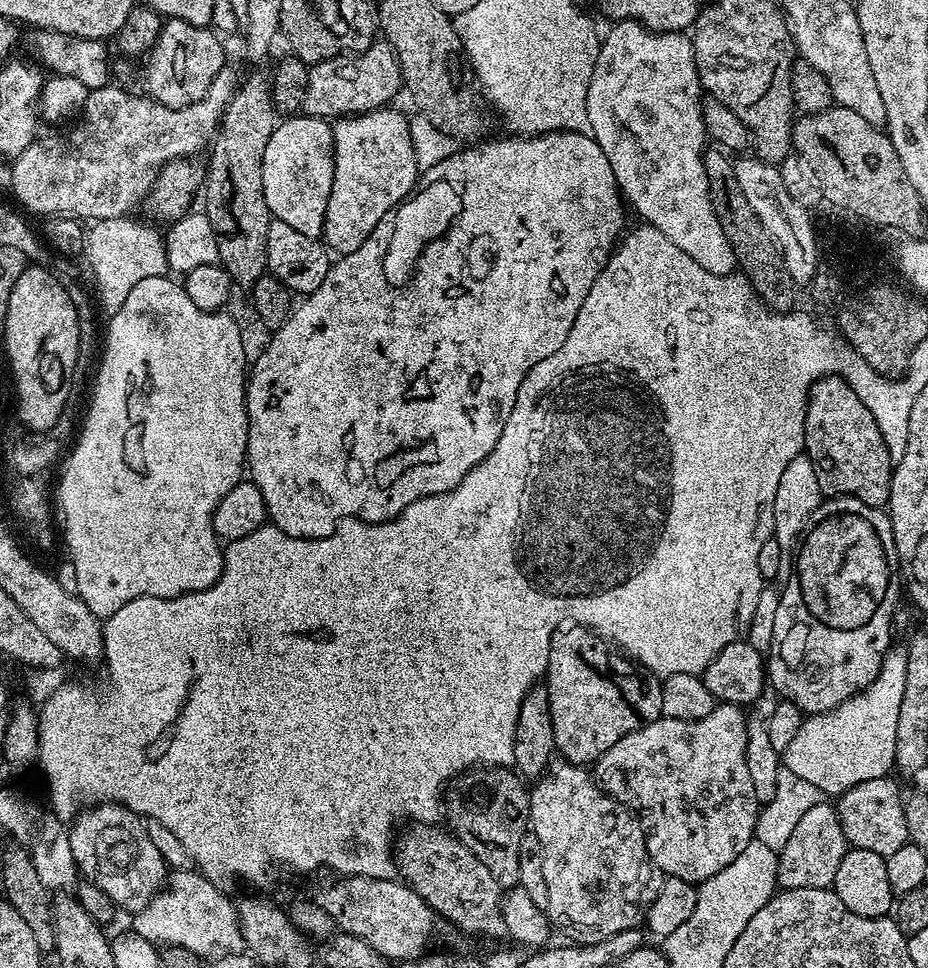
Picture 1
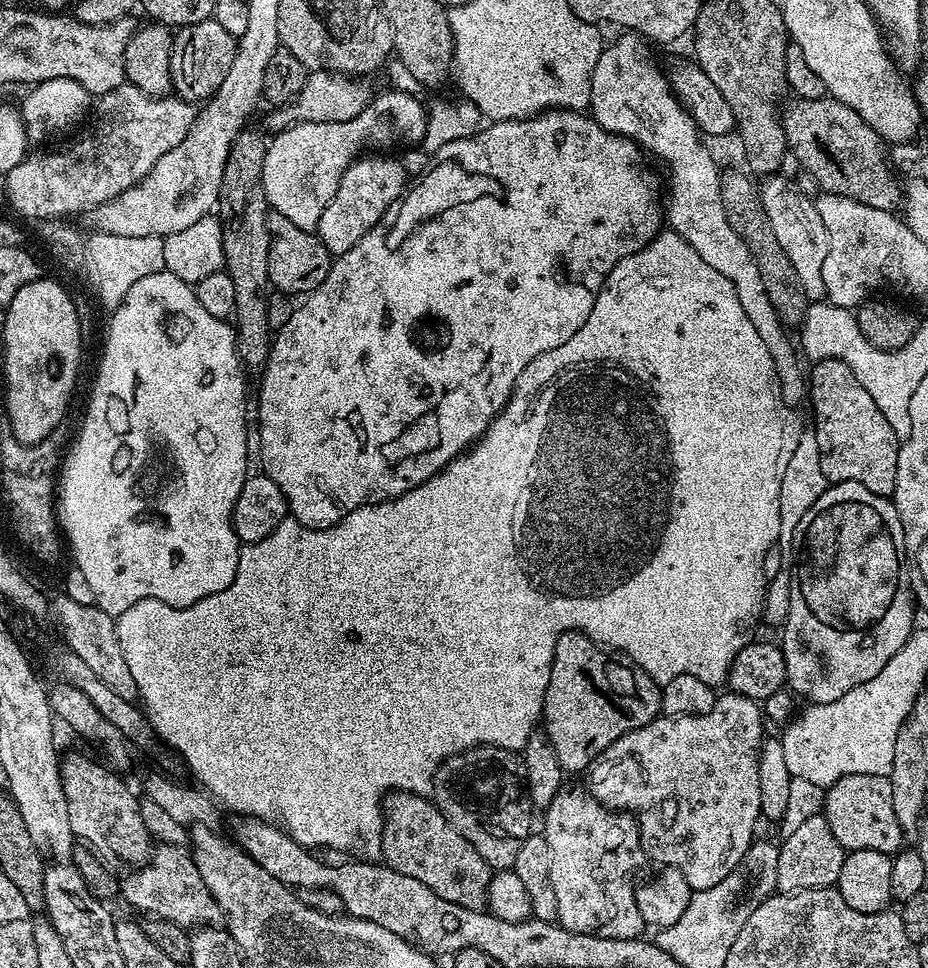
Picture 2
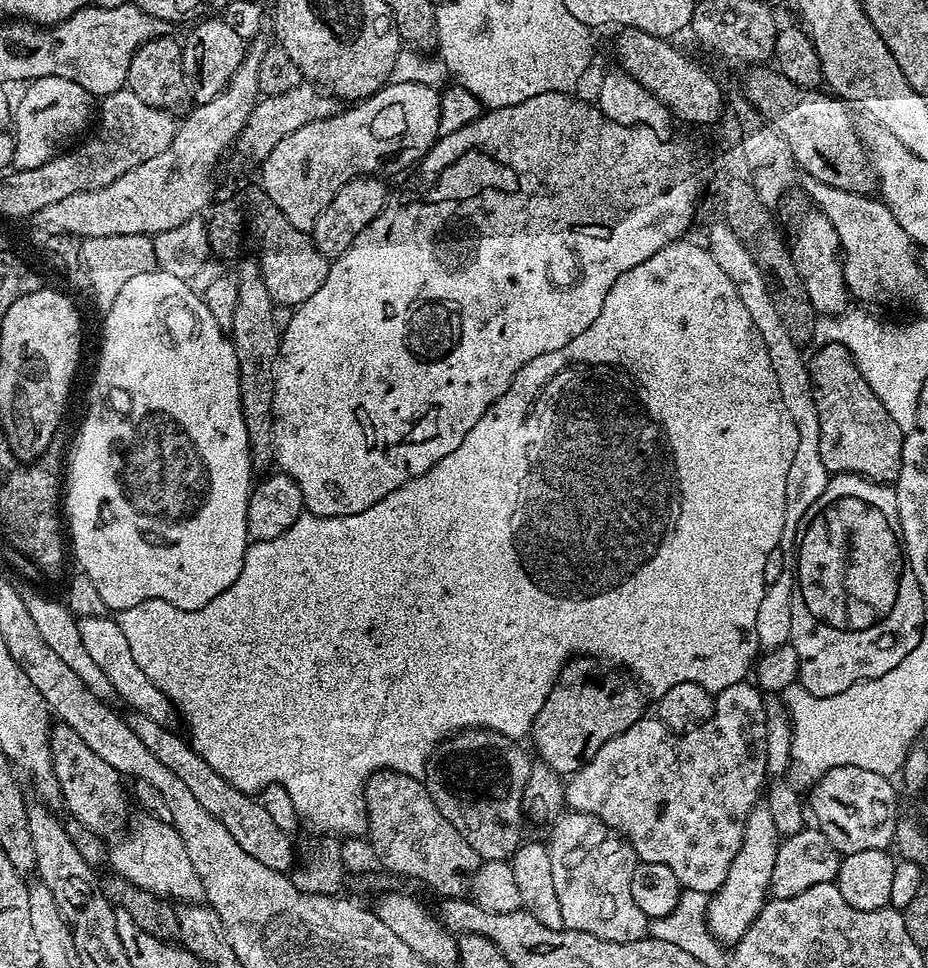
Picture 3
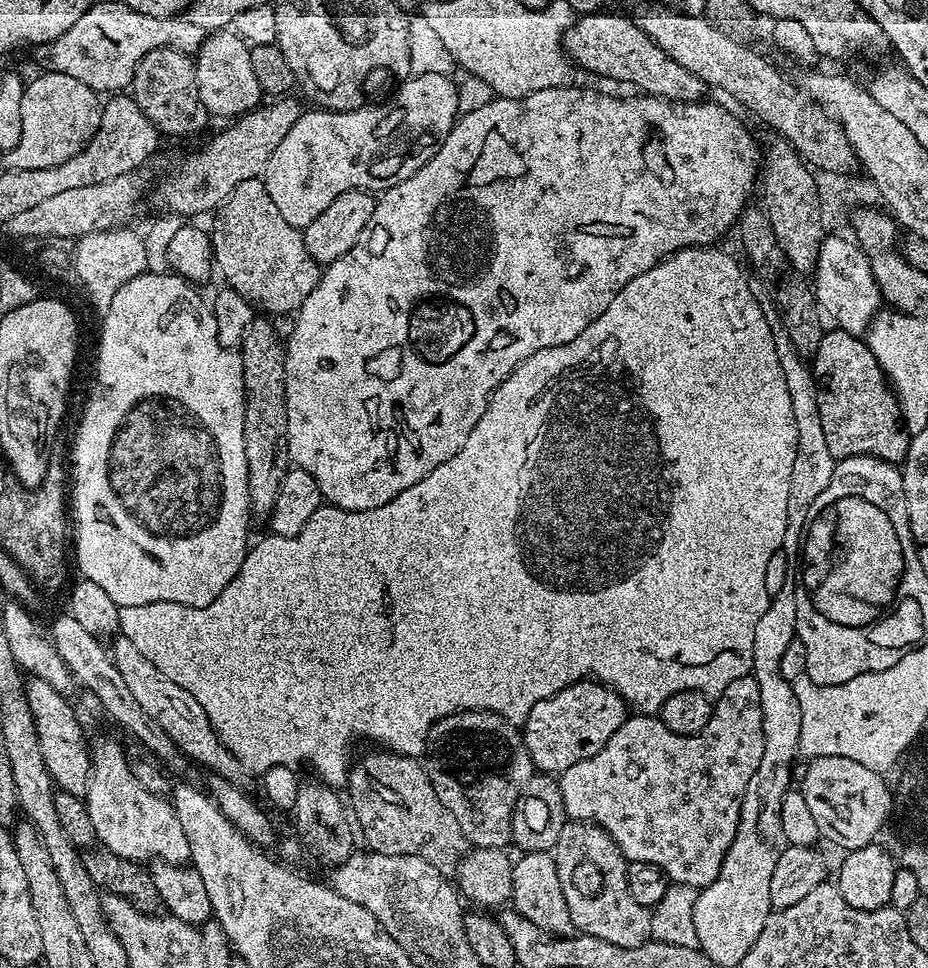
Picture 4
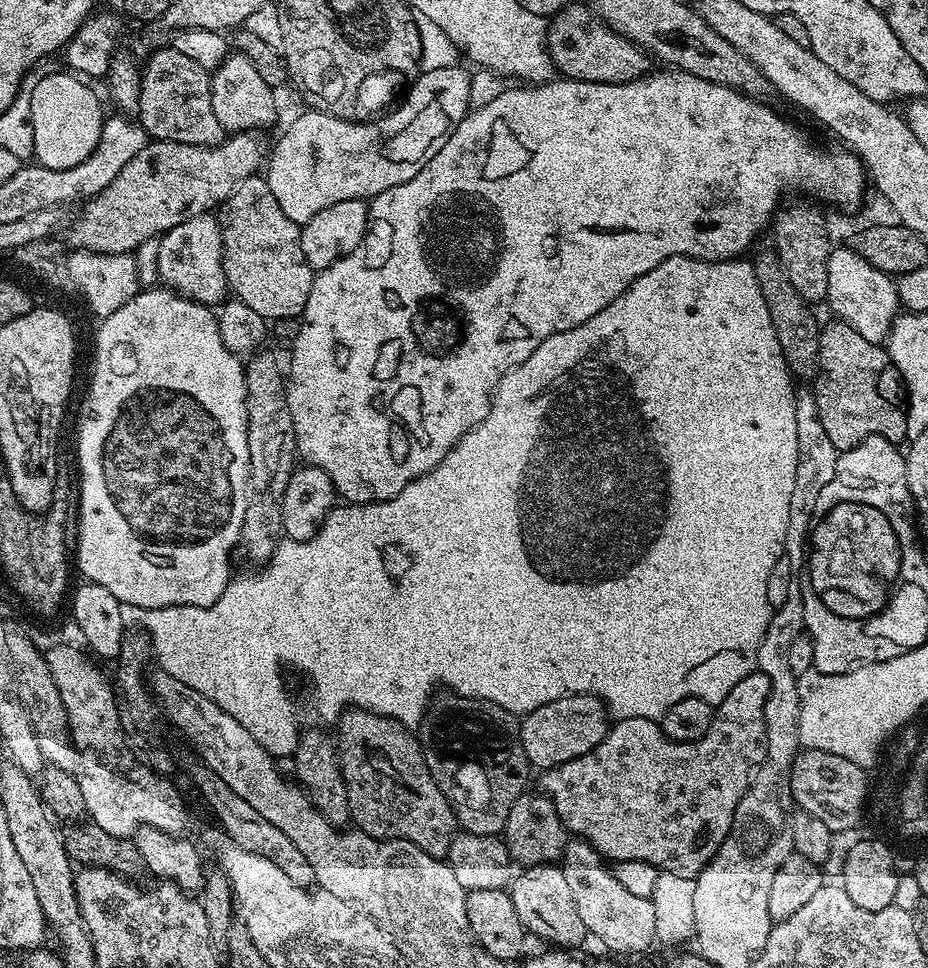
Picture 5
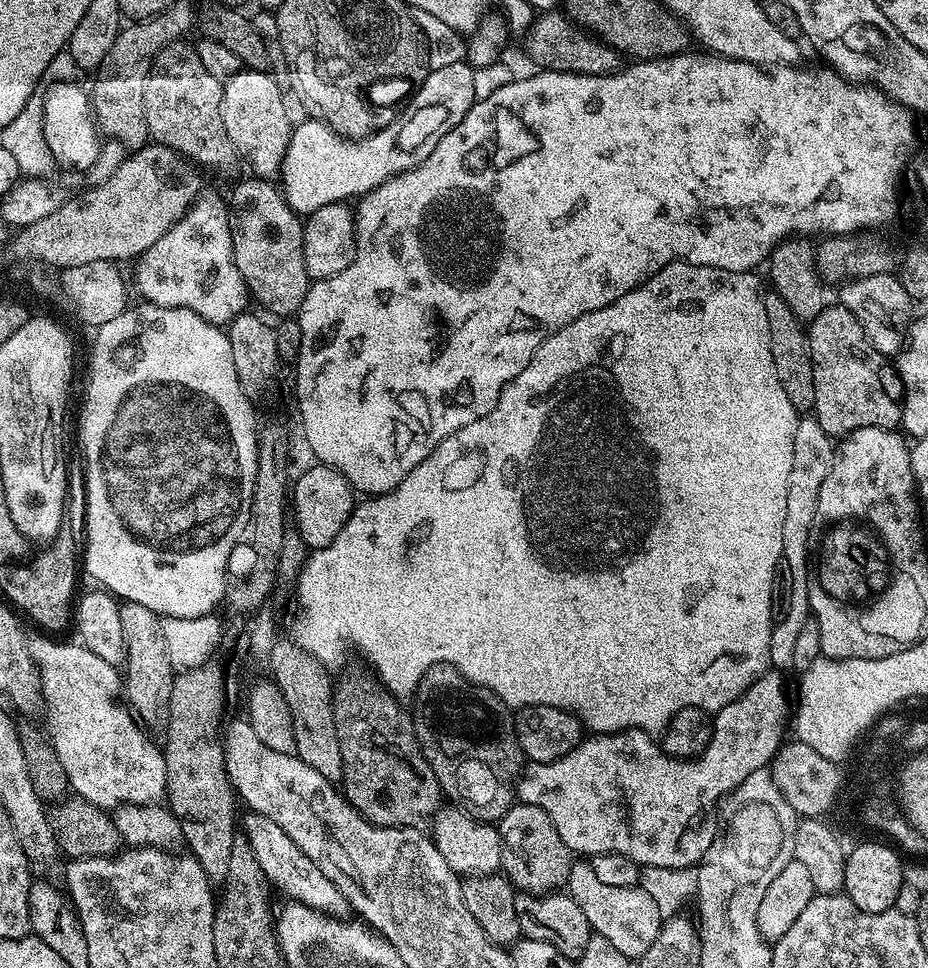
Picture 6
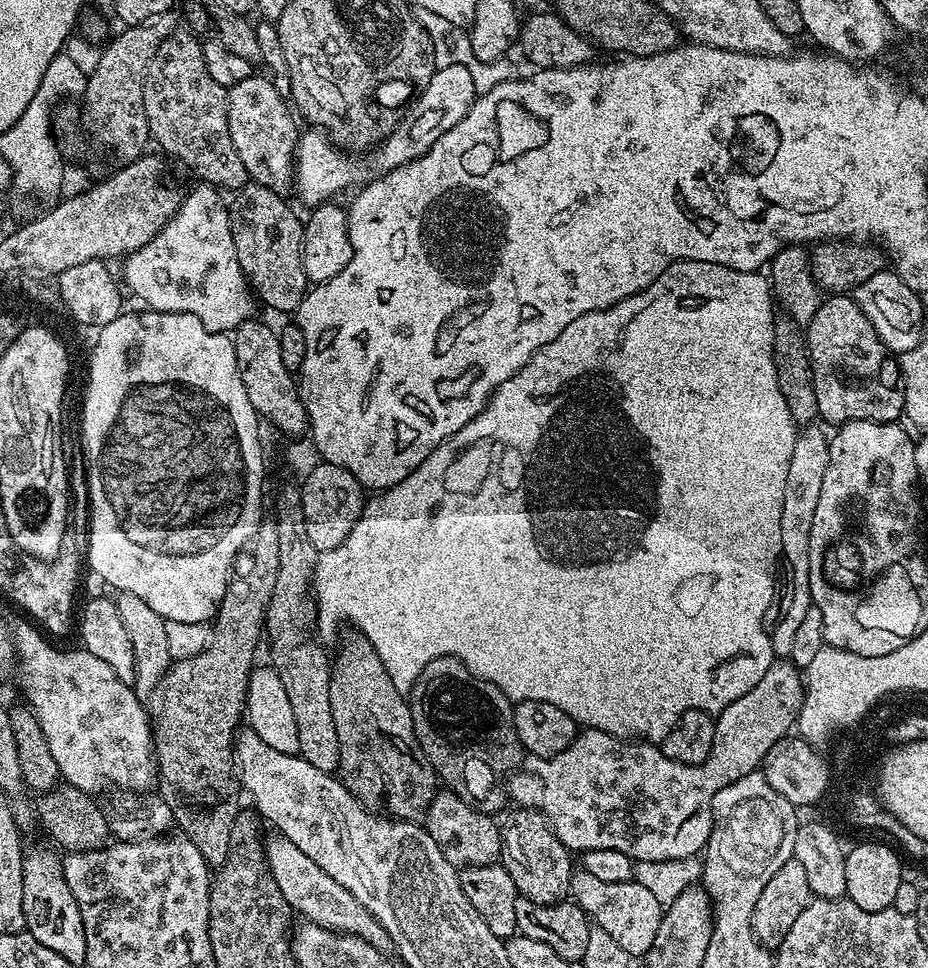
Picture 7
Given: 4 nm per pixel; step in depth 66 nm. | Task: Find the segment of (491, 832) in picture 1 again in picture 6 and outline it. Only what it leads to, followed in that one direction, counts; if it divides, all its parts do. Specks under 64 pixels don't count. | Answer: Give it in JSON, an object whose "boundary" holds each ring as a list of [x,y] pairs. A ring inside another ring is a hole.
{"boundary":[[[434,664],[426,670],[420,685],[416,687],[415,700],[416,705],[410,708],[412,725],[422,754],[438,778],[441,793],[447,799],[449,796],[453,805],[463,808],[475,820],[500,821],[514,803],[520,773],[526,767],[526,757],[518,742],[516,722],[508,705],[503,704],[490,689],[471,684],[462,673],[448,664]]]}

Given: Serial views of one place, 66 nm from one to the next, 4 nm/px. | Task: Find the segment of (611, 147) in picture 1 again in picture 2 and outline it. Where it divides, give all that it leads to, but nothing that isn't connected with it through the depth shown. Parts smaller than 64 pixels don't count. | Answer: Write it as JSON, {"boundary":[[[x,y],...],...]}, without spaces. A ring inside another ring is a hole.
{"boundary":[[[623,35],[605,47],[598,58],[598,66],[594,66],[590,115],[607,132],[623,137],[643,151],[645,148],[668,167],[667,227],[669,224],[681,236],[679,239],[693,248],[706,266],[710,266],[710,270],[718,270],[718,274],[728,280],[738,294],[738,302],[742,302],[742,310],[746,310],[750,322],[754,322],[754,330],[758,330],[758,338],[762,338],[772,365],[776,367],[782,399],[791,406],[803,405],[806,400],[805,369],[800,369],[796,361],[797,349],[793,341],[792,344],[788,341],[781,317],[777,316],[774,306],[770,306],[766,286],[762,286],[762,274],[758,274],[758,262],[754,262],[746,242],[738,238],[734,226],[730,226],[726,218],[720,189],[721,169],[716,168],[707,146],[703,144],[705,141],[700,129],[681,106],[680,99],[672,93],[669,77],[663,76],[659,66],[648,57],[649,45],[639,35]]]}

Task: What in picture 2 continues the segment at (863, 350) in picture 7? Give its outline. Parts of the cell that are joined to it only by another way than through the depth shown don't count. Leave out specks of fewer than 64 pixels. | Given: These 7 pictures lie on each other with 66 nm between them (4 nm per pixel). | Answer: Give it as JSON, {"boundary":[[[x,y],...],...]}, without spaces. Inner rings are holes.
{"boundary":[[[817,360],[811,365],[806,376],[806,400],[812,403],[812,420],[816,441],[818,442],[818,454],[822,462],[822,474],[829,484],[841,484],[842,482],[858,482],[866,486],[866,490],[874,490],[874,494],[891,497],[894,490],[894,482],[898,482],[898,454],[900,453],[901,437],[890,430],[890,422],[882,418],[882,410],[874,406],[874,398],[862,390],[862,382],[854,378],[850,366],[846,366],[844,360]]]}

